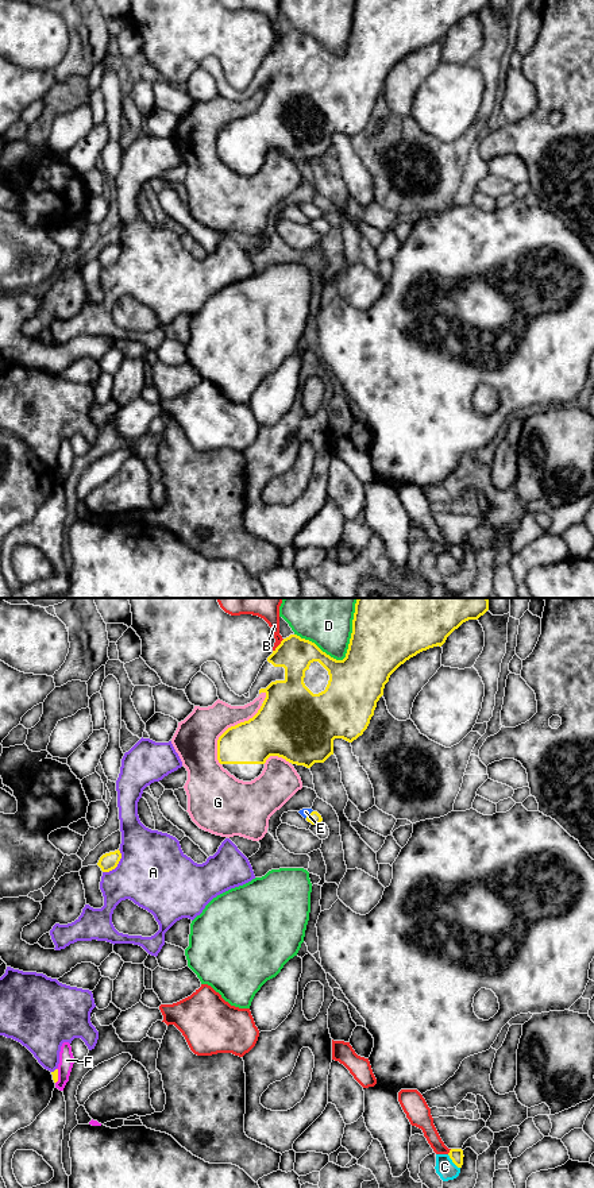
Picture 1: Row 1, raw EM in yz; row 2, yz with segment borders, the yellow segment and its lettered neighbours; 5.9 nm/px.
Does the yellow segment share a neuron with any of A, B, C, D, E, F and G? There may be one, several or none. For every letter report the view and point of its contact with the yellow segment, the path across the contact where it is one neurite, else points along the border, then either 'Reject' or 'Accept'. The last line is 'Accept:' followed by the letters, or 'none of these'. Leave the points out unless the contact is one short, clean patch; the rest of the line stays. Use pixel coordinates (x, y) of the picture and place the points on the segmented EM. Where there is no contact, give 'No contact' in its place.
A: Touches yellow at yz (118, 863). Reject
B: Touches yellow at yz (278, 645). Reject
C: Touches yellow at yz (452, 1161). Reject
D: Touches yellow at yz (347, 652). Reject
E: Touches yellow at yz (309, 814). Path across: yz (313, 817), (309, 814), (305, 812). Accept
F: Touches yellow at yz (57, 1076). Reject
G: Touches yellow at yz (228, 728). Reject
Accept: E

